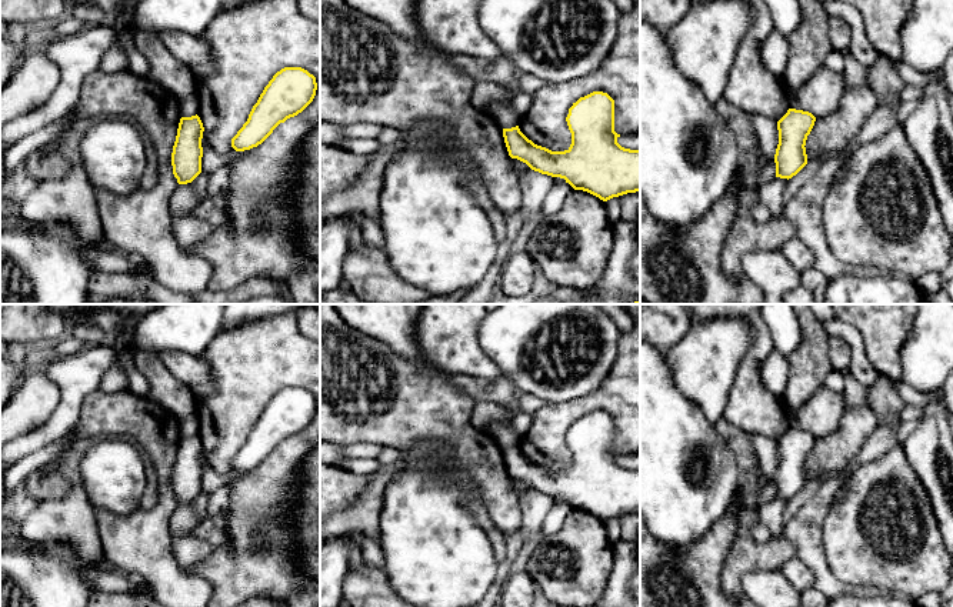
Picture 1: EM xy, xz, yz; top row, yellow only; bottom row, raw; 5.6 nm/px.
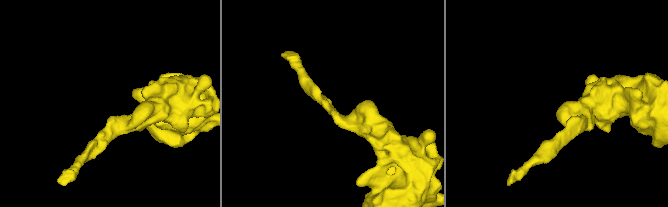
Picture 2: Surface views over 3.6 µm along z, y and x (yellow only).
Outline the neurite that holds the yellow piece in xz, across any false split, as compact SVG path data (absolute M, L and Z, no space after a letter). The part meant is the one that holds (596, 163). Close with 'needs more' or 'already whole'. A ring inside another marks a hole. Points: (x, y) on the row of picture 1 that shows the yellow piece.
M603 91L580 97L566 117L572 144L564 151L552 151L534 144L519 129L503 129L504 143L512 159L526 163L532 170L564 179L574 190L587 191L603 201L640 191L640 150L624 149L614 131L614 100Z; already whole

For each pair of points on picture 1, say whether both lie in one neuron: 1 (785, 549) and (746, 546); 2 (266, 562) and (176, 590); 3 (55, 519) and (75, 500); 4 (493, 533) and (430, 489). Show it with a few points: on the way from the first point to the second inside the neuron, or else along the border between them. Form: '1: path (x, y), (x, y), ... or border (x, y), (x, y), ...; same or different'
1: path (775, 549), (756, 549); same
2: border (185, 569), (202, 577), (213, 592); different
3: path (59, 516), (70, 504); same
4: border (473, 496), (472, 516), (495, 550); different

